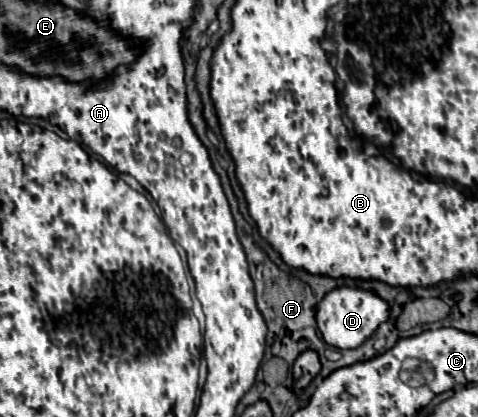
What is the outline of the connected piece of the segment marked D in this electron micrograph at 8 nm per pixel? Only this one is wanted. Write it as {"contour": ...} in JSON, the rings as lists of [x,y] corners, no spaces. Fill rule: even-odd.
{"contour":[[[340,287],[330,291],[322,303],[318,305],[318,329],[324,337],[324,341],[338,349],[356,349],[360,347],[380,323],[384,323],[390,317],[390,307],[380,297],[376,297],[370,291],[362,291],[356,287]]]}

